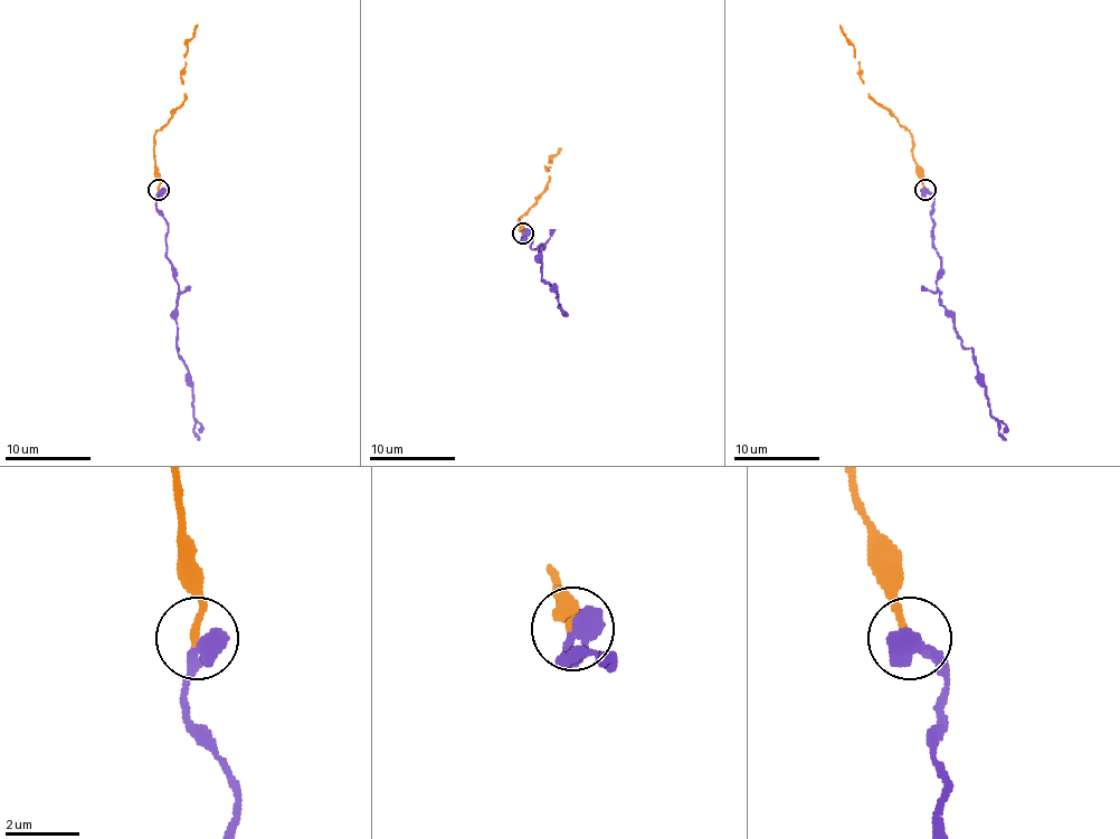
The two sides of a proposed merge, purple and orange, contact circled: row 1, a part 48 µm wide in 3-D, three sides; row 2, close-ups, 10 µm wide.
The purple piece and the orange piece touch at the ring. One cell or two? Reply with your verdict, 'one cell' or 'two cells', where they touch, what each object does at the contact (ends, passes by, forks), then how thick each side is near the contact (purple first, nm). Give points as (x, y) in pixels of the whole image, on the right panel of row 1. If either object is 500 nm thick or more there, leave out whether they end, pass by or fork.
one cell | (926, 190) | 600/220 nm

